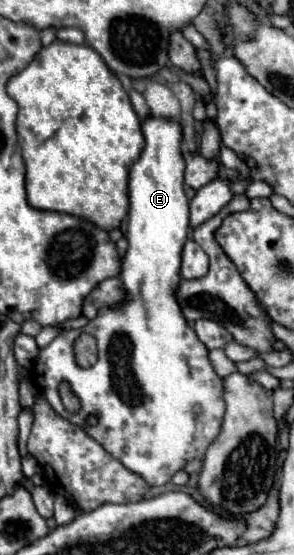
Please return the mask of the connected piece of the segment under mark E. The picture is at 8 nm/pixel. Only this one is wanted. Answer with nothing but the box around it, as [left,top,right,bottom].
[34,114,224,486]

